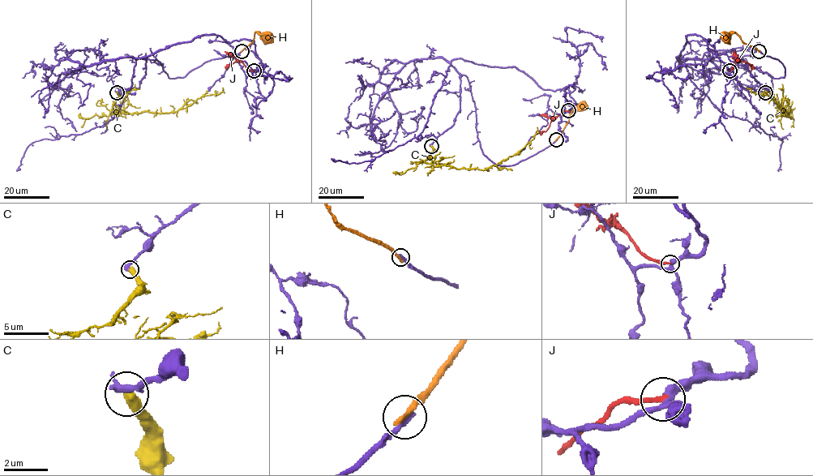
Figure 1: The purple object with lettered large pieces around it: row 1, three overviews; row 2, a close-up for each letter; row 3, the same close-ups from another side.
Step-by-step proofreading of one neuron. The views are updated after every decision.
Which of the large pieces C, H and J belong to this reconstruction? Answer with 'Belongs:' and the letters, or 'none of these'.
Belongs: none of these

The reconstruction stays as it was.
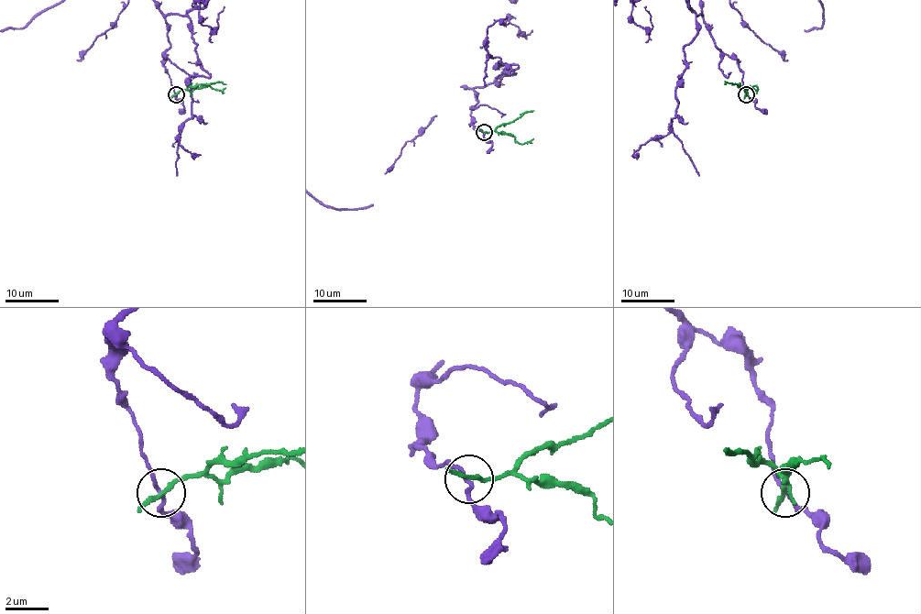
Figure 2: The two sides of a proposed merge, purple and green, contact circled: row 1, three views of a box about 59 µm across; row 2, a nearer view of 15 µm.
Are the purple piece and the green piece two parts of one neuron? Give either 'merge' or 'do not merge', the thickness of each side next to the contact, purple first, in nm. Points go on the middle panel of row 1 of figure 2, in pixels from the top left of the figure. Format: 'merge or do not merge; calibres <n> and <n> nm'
do not merge; calibres 160 and 200 nm

